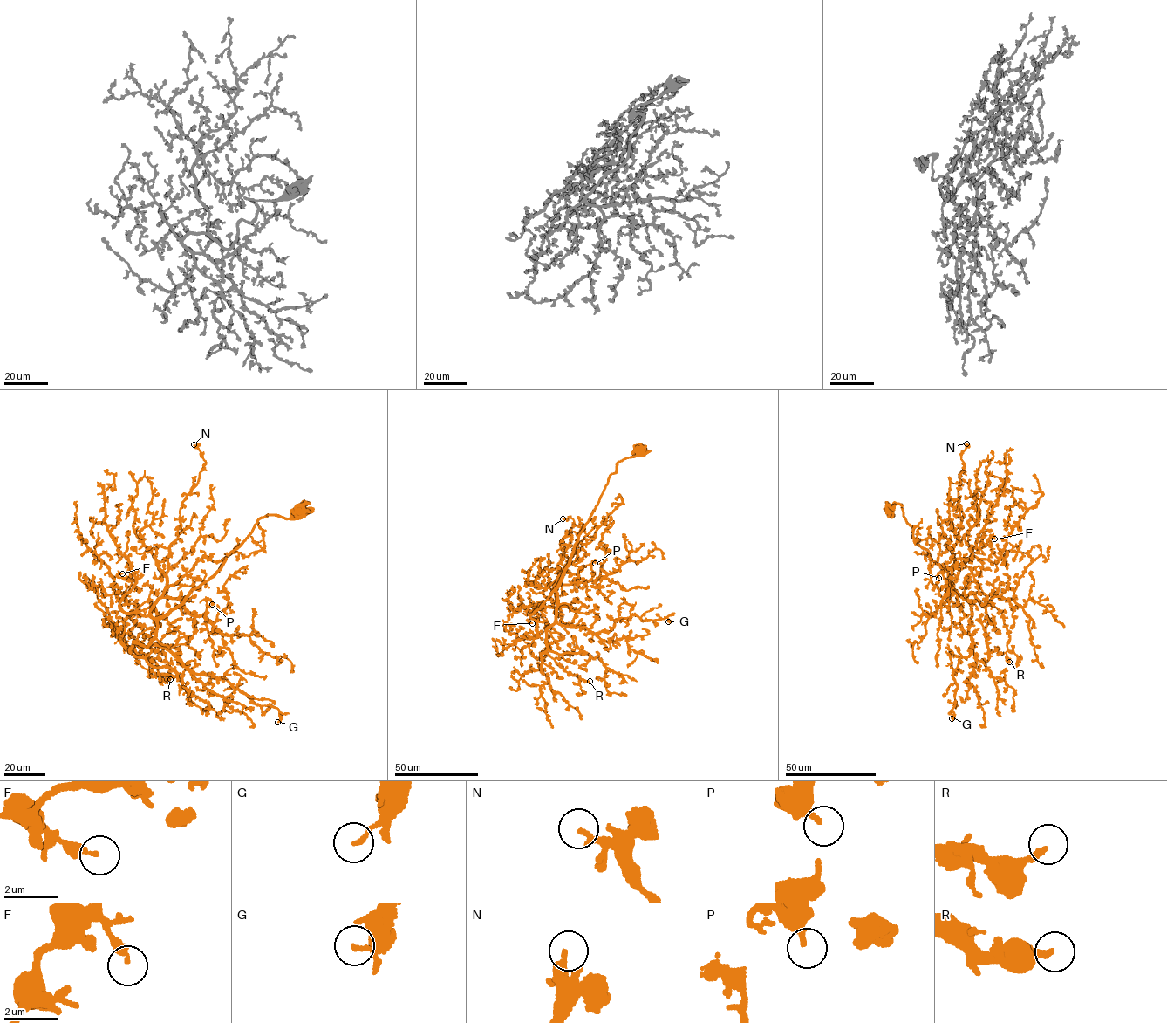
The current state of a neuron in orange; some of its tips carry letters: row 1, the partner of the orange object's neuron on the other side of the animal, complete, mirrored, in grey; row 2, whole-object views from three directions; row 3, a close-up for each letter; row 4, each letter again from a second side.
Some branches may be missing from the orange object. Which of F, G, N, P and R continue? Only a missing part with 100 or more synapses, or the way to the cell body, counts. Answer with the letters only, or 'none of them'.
none of them

